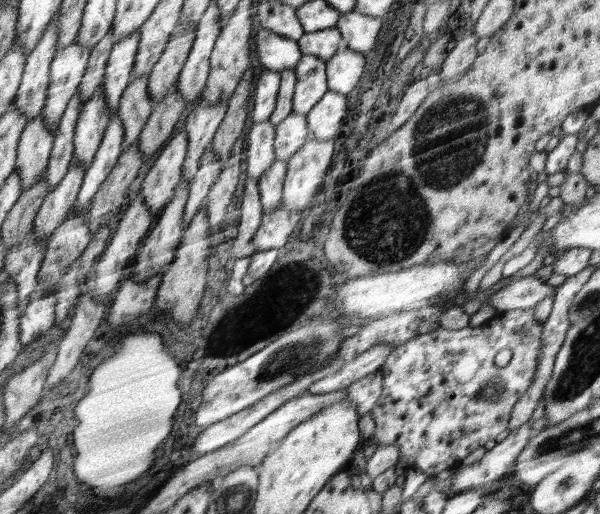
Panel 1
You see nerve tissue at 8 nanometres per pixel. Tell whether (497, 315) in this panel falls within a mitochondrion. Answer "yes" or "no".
no

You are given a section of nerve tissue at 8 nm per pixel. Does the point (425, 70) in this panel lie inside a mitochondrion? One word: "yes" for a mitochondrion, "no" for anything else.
yes

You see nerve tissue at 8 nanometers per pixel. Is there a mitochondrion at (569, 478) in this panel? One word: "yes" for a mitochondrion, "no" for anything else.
yes

